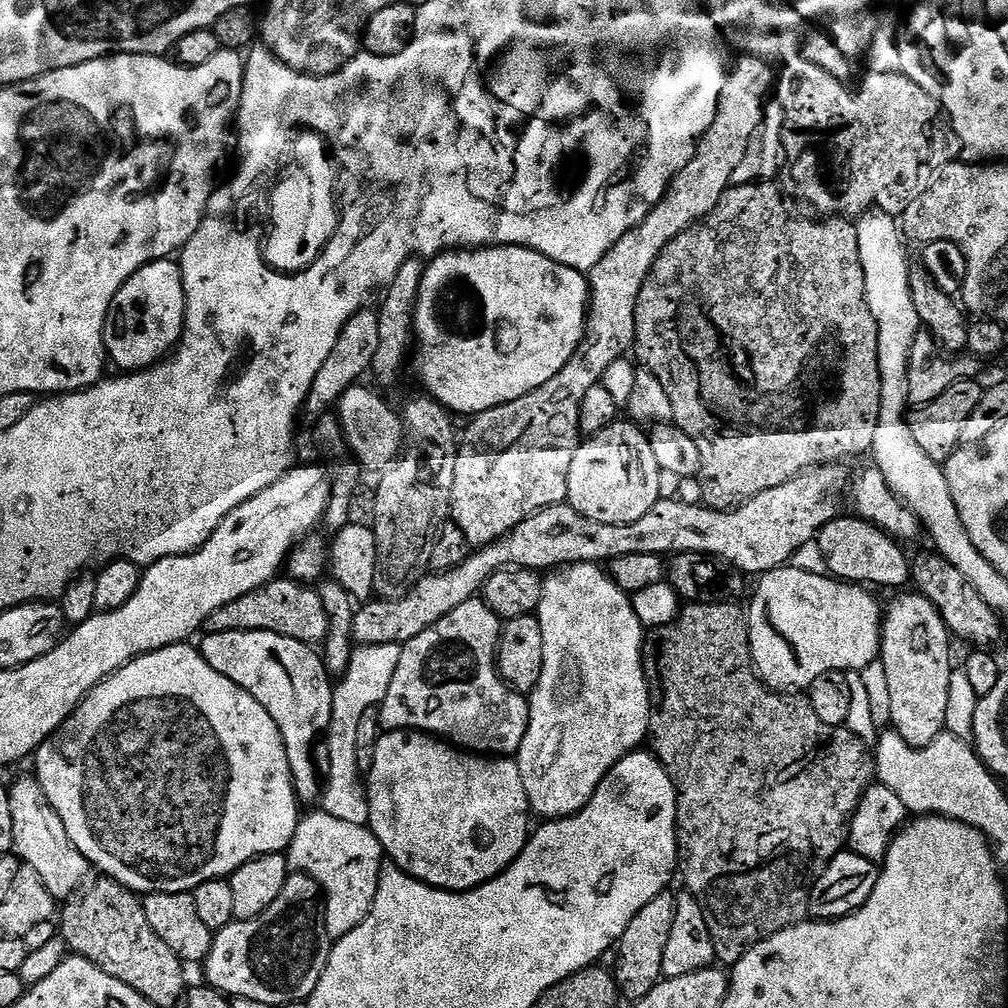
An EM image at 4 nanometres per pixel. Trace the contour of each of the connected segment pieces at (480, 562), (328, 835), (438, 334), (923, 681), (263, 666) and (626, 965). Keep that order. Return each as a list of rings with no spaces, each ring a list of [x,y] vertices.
[[[843,463],[838,464],[821,464],[818,468],[811,468],[808,472],[803,472],[801,476],[795,476],[790,482],[782,482],[782,486],[774,486],[774,490],[762,490],[762,494],[758,494],[754,498],[750,498],[742,506],[732,508],[728,512],[715,512],[710,507],[701,506],[698,504],[687,504],[682,502],[679,498],[661,498],[654,506],[650,506],[650,510],[646,510],[646,514],[642,514],[642,518],[638,518],[638,522],[630,522],[629,524],[607,524],[606,522],[594,522],[590,518],[586,518],[582,514],[578,514],[578,510],[574,510],[571,504],[565,502],[563,504],[555,504],[549,508],[544,508],[540,512],[534,513],[526,522],[518,525],[510,534],[506,534],[500,540],[496,540],[492,544],[488,544],[485,548],[475,549],[465,560],[457,566],[451,568],[448,572],[432,572],[431,574],[422,577],[420,581],[412,589],[407,592],[400,600],[381,600],[379,598],[373,599],[371,602],[364,602],[355,609],[355,616],[353,618],[353,632],[352,639],[357,645],[361,644],[398,644],[405,645],[410,638],[418,638],[418,634],[422,634],[422,630],[430,630],[430,626],[434,626],[434,622],[438,622],[442,618],[446,618],[446,614],[450,614],[450,610],[458,610],[458,606],[462,606],[462,602],[467,600],[475,600],[484,591],[484,583],[490,579],[495,572],[499,572],[502,568],[531,568],[533,570],[556,570],[561,566],[571,566],[574,564],[598,564],[603,565],[605,562],[610,562],[614,558],[622,558],[626,554],[654,554],[655,556],[667,557],[669,554],[677,554],[681,552],[696,552],[698,555],[711,556],[716,560],[723,562],[725,565],[731,566],[739,573],[750,574],[763,574],[774,570],[775,568],[785,567],[791,561],[792,555],[798,550],[800,546],[804,546],[811,540],[817,539],[820,535],[820,530],[825,528],[828,523],[836,519],[840,508],[840,491],[847,489],[850,484],[850,475]]]
[[[323,810],[312,811],[316,812],[309,816],[308,813],[301,815],[300,825],[294,830],[294,838],[288,843],[288,867],[293,873],[314,878],[320,884],[324,921],[329,938],[335,942],[350,934],[354,926],[362,926],[366,914],[370,914],[386,857],[371,827],[341,822]]]
[[[513,244],[445,250],[431,257],[420,283],[412,319],[418,345],[414,364],[416,360],[423,391],[449,413],[479,414],[514,402],[538,390],[538,386],[546,386],[584,343],[589,291],[585,273],[554,262],[541,252]]]
[[[908,594],[897,595],[900,597],[889,608],[887,605],[883,613],[878,659],[886,668],[887,689],[891,695],[891,731],[898,733],[910,746],[925,748],[945,731],[946,705],[950,699],[950,678],[954,669],[951,648],[954,640],[948,627],[942,622],[938,610],[927,598],[919,594],[904,595]]]
[[[208,632],[205,637],[198,647],[206,662],[230,682],[242,686],[274,718],[274,726],[278,726],[286,746],[297,801],[304,806],[315,800],[317,803],[330,770],[328,727],[334,687],[323,655],[311,644],[273,632]]]
[[[665,890],[658,894],[658,898],[651,900],[646,906],[642,906],[642,910],[638,910],[638,914],[634,914],[634,922],[630,922],[630,926],[626,926],[626,930],[622,934],[622,938],[618,941],[618,952],[620,948],[620,961],[614,967],[614,975],[616,983],[619,984],[619,995],[635,1002],[646,998],[646,994],[650,994],[650,990],[654,990],[654,986],[660,983],[664,976],[662,970],[662,954],[666,950],[666,941],[670,938],[670,926],[674,926],[674,910],[676,909],[676,896],[671,891]]]

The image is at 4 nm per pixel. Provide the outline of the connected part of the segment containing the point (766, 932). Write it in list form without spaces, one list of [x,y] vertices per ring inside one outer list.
[[[736,602],[685,603],[674,622],[661,628],[653,628],[647,633],[644,646],[644,676],[648,680],[648,692],[652,696],[648,740],[652,755],[658,757],[661,766],[674,782],[678,868],[681,873],[684,871],[683,887],[704,907],[706,926],[710,926],[710,934],[714,938],[716,959],[721,965],[725,964],[724,966],[737,964],[758,942],[809,919],[810,894],[828,863],[839,852],[845,851],[852,815],[856,813],[864,791],[874,783],[876,776],[876,762],[869,745],[864,744],[849,728],[826,726],[826,722],[818,718],[807,695],[781,694],[769,688],[756,675],[752,667],[748,618],[745,609],[739,608],[738,605],[740,604]]]

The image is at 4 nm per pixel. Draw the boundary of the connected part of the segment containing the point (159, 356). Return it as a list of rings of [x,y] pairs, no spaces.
[[[175,259],[155,260],[142,270],[138,270],[114,294],[114,302],[106,314],[104,327],[104,350],[109,361],[117,364],[121,373],[143,372],[146,368],[155,368],[179,344],[184,336],[184,319],[186,318],[186,294],[182,286],[182,274]]]

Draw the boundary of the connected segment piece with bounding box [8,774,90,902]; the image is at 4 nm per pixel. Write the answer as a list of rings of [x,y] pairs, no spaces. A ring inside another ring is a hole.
[[[35,775],[24,776],[8,789],[10,798],[10,818],[14,818],[15,855],[27,867],[42,878],[42,886],[50,890],[50,894],[58,902],[64,902],[73,894],[81,891],[85,883],[84,875],[90,872],[87,858],[70,842],[70,834],[66,834],[66,826],[62,826],[62,818],[58,818],[58,810],[50,806],[50,798],[46,798],[46,790],[42,790]],[[81,883],[81,884],[80,884]],[[72,892],[72,893],[71,893]]]

